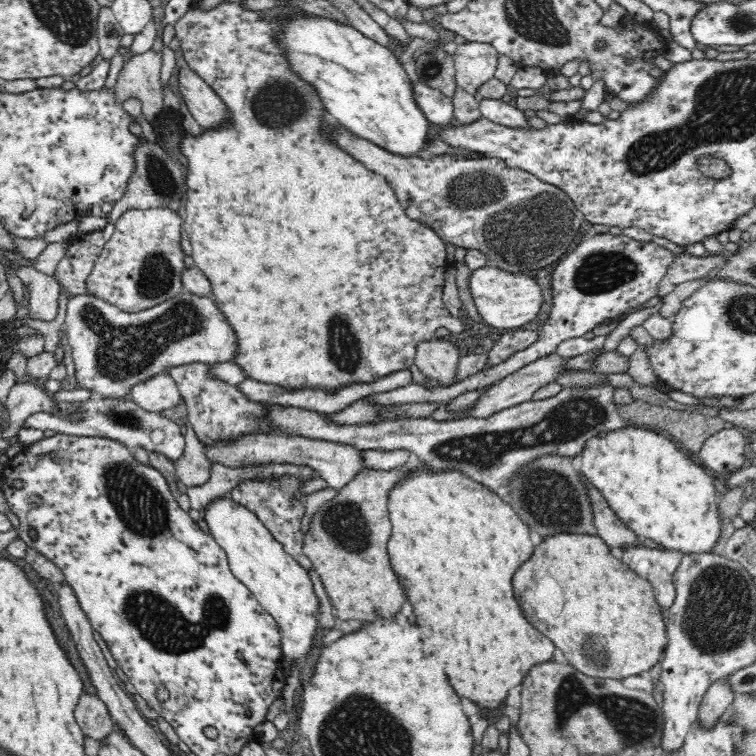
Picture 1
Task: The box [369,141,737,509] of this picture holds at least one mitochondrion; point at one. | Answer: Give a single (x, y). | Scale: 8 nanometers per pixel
(537, 229)

